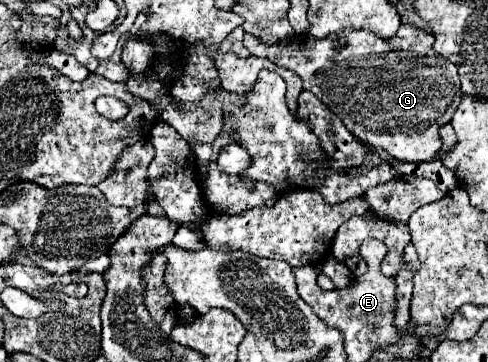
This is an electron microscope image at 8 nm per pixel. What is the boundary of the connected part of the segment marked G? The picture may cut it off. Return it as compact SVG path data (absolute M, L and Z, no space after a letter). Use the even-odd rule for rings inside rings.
M401 25L397 35L393 35L391 39L379 39L369 31L337 31L327 35L325 39L313 41L309 35L301 33L273 45L265 45L249 33L245 33L243 37L243 45L251 55L265 57L275 65L297 73L303 81L303 89L311 91L329 111L333 111L357 139L361 139L365 145L389 153L389 157L397 161L409 163L433 159L433 155L441 147L439 127L451 121L455 107L461 103L461 83L457 67L441 55L435 55L433 41L435 39L431 33L413 25Z

